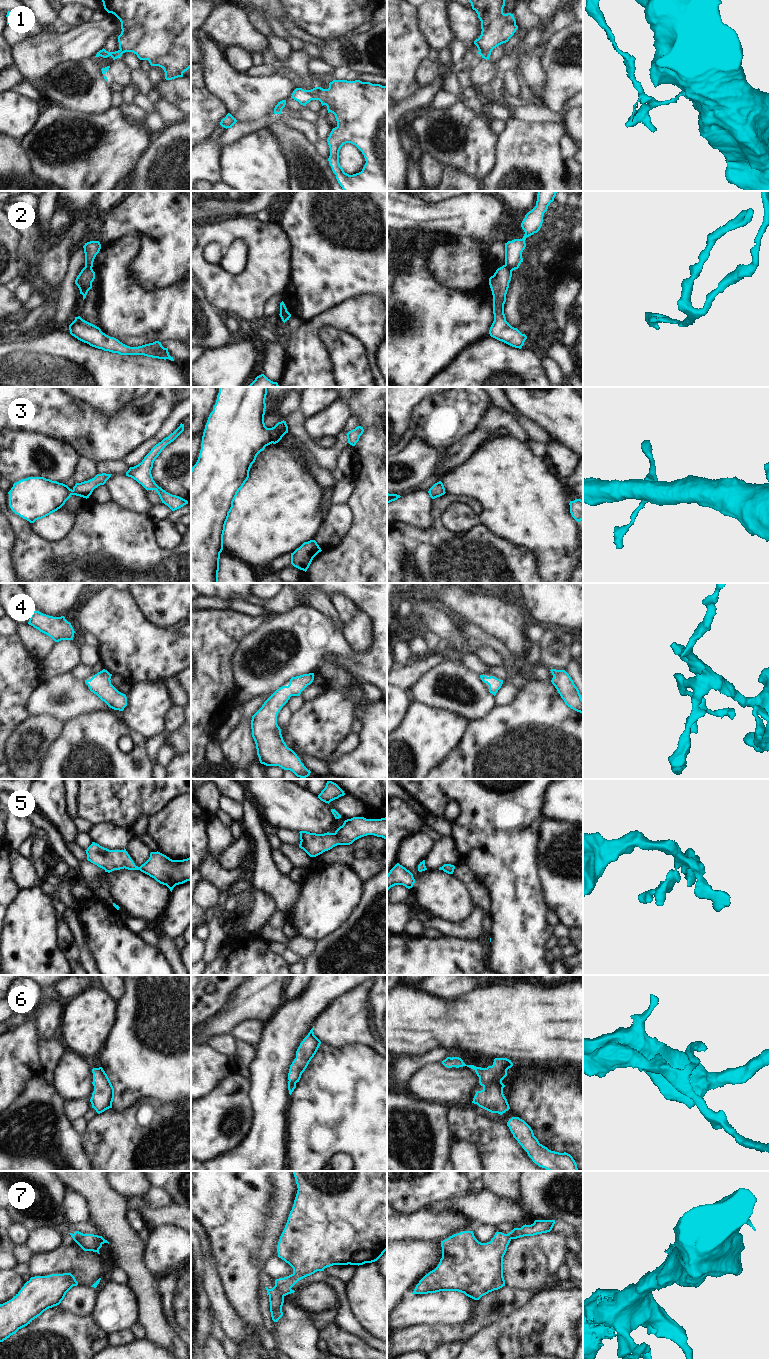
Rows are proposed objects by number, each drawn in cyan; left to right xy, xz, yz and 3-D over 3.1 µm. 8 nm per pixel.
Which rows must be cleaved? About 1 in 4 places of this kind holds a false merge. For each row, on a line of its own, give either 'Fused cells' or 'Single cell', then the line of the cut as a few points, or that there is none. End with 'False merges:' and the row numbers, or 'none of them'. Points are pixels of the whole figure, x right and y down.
1: Fused cells. Split along xz (318, 87), (316, 99)
2: Fused cells. Split along yz (504, 265), (512, 270)
3: Single cell. No split
4: Single cell. No split
5: Single cell. No split
6: Single cell. No split
7: Fused cells. Split along xz (274, 1286), (284, 1295)
False merges: 1, 2, 7

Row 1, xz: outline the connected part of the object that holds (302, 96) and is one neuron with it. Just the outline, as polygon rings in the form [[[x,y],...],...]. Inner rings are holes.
[[[315,87],[311,90],[296,88],[293,91],[291,98],[298,101],[301,105],[306,106],[306,104],[311,100],[317,100],[317,89],[318,87]]]

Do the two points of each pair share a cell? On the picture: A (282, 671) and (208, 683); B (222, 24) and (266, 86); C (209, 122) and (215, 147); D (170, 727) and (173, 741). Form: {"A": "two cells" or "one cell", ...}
{"A": "two cells", "B": "two cells", "C": "two cells", "D": "two cells"}

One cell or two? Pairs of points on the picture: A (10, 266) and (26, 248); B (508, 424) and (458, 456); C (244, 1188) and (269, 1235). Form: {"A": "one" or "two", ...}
{"A": "two", "B": "one", "C": "two"}

